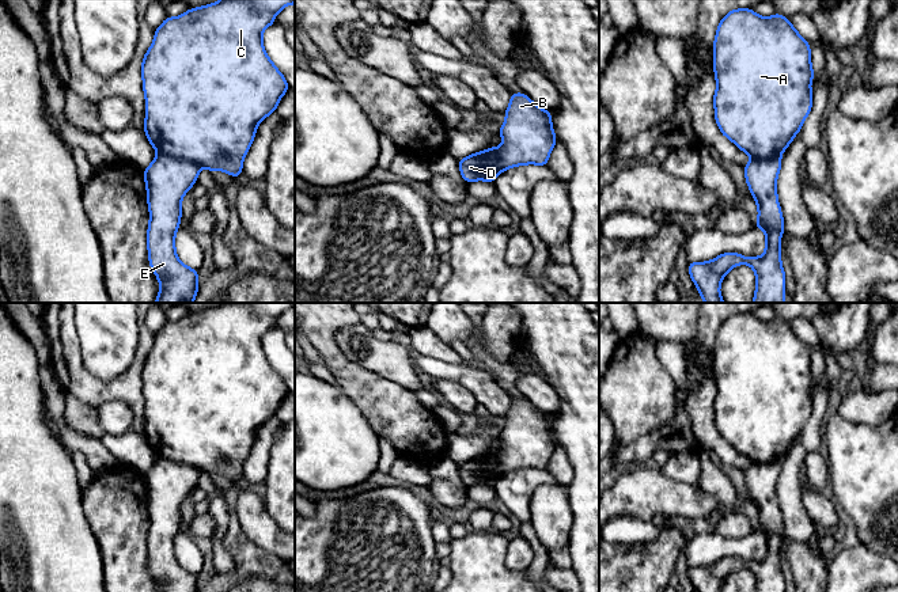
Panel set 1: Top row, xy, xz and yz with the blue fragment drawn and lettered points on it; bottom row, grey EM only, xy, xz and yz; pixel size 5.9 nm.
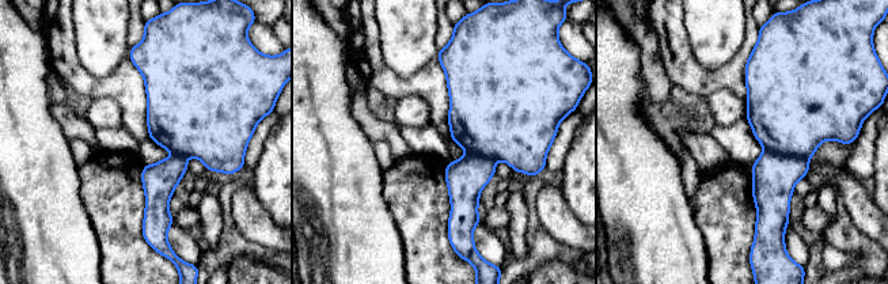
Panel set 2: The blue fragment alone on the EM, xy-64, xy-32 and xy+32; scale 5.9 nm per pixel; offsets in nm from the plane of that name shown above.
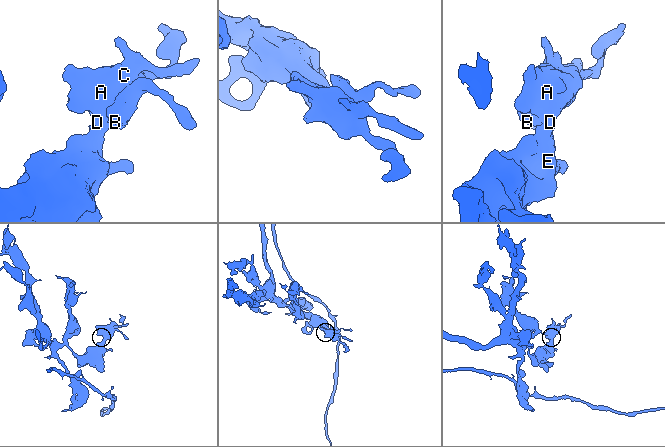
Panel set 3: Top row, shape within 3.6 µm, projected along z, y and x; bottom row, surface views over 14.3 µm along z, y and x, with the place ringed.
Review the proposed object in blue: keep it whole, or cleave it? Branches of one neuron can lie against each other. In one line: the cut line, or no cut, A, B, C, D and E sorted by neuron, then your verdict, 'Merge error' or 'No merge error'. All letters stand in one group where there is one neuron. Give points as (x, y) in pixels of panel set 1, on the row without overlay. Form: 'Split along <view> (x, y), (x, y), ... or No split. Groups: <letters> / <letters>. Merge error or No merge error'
Split along xy (158, 456), (192, 465), (201, 470). Groups: A B C / D E. Merge error

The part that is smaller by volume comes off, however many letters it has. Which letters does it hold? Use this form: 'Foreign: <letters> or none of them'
Foreign: A, B, C

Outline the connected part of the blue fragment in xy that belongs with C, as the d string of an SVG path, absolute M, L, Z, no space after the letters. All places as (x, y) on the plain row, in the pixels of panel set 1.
M221 303L190 312L177 322L167 320L155 334L152 349L141 367L141 380L145 399L144 436L158 458L193 466L212 477L221 474L235 482L242 479L243 463L259 426L276 415L289 394L262 348L264 334L289 308L295 308L295 303Z

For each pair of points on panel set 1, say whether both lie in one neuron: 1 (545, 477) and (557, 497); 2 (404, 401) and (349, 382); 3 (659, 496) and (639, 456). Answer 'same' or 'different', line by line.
1: different
2: same
3: different

